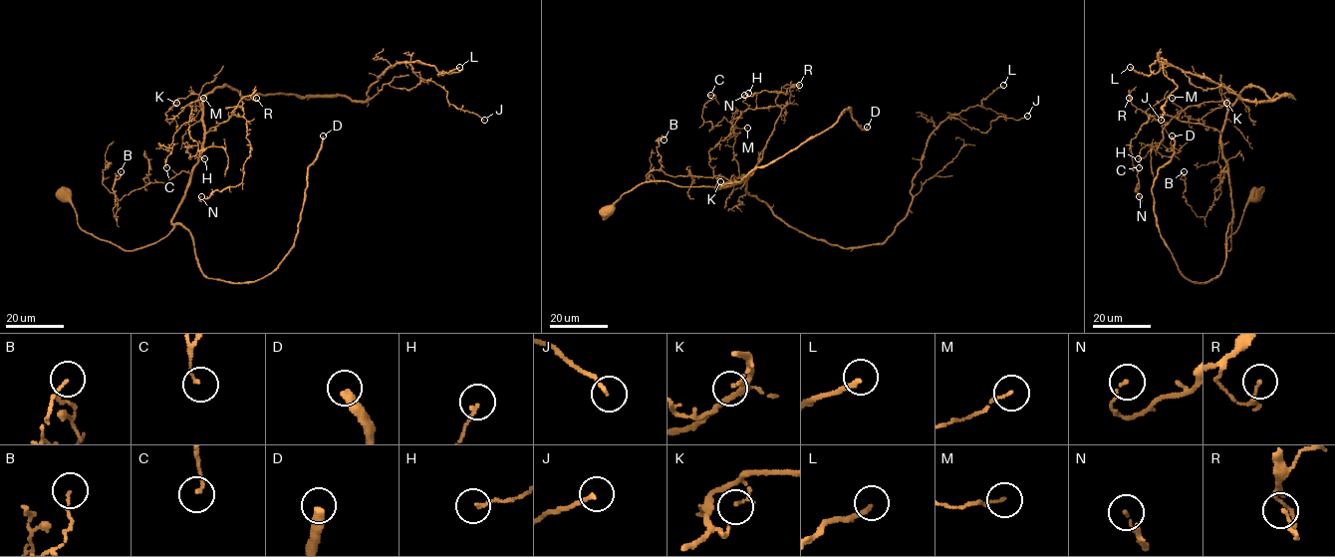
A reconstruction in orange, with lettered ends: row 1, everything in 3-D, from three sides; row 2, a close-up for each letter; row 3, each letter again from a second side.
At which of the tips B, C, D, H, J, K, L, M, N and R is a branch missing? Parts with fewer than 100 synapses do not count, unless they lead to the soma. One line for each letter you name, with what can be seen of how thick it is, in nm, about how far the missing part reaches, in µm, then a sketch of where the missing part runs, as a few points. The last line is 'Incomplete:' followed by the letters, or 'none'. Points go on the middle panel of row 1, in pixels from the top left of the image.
D: calibre 400 nm; missing 90 µm; course (867, 127), (875, 111), (876, 121), (849, 135), (847, 150), (865, 158), (842, 179), (863, 178), (855, 186)
Incomplete: D

